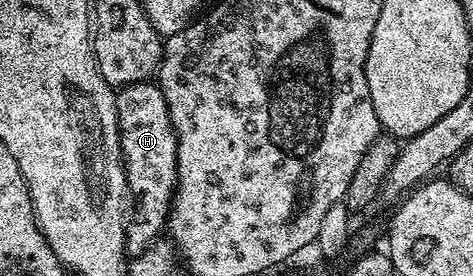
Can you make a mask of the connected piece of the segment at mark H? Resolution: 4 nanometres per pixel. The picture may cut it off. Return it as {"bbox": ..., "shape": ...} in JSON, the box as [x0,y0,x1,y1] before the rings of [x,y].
{"bbox":[115,81,179,255],"shape":[[[138,81],[132,85],[124,85],[118,90],[115,102],[117,103],[117,111],[119,112],[119,138],[121,139],[121,147],[123,148],[123,165],[127,168],[127,185],[131,189],[132,198],[135,202],[133,205],[133,220],[127,226],[127,251],[128,254],[138,255],[143,252],[144,249],[156,244],[159,232],[164,232],[165,226],[168,224],[171,216],[171,210],[173,208],[173,202],[175,200],[175,175],[176,175],[176,163],[177,163],[177,143],[179,138],[175,135],[175,127],[171,122],[171,116],[169,115],[169,107],[165,103],[165,95],[159,90],[158,84],[151,81]]]}

